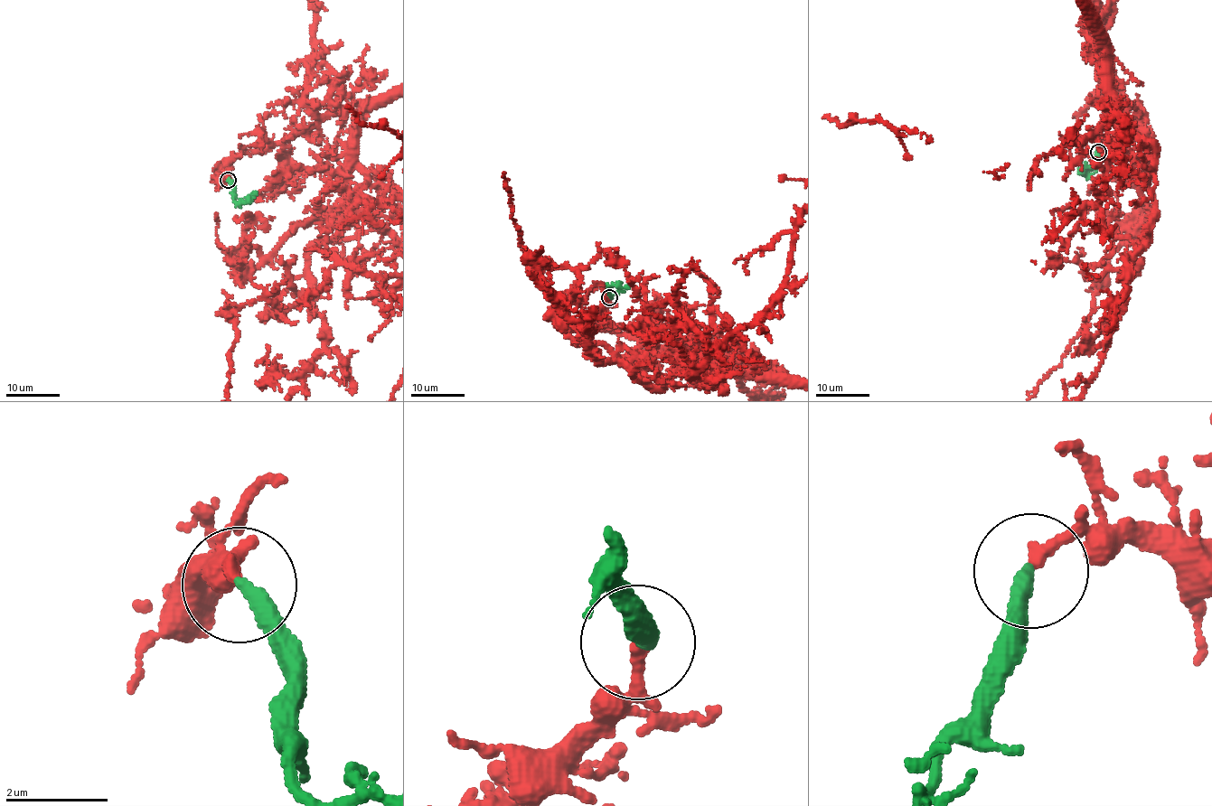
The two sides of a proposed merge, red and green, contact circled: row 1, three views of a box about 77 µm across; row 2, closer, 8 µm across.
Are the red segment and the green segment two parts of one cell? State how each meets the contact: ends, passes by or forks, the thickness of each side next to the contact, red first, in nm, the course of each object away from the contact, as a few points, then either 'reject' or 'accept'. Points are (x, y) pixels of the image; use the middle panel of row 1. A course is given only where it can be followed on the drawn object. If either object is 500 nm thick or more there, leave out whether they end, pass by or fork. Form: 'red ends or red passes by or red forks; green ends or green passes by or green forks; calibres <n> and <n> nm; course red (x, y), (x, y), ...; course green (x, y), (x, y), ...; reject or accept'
red ends; green ends; calibres 260 and 320 nm; course green (608, 296), (606, 285), (628, 286); accept

